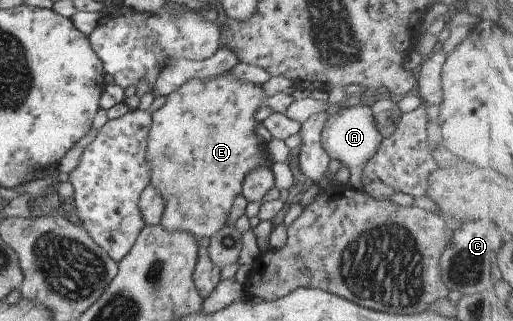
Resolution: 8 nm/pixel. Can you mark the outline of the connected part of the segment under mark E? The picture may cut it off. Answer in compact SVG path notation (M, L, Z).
M223 73L209 79L182 83L179 89L166 97L164 105L151 114L152 124L147 138L148 178L149 184L164 201L159 225L170 232L210 238L226 224L231 202L240 194L243 176L257 166L269 169L265 143L260 143L253 135L257 121L251 117L264 101L259 84L241 84Z

